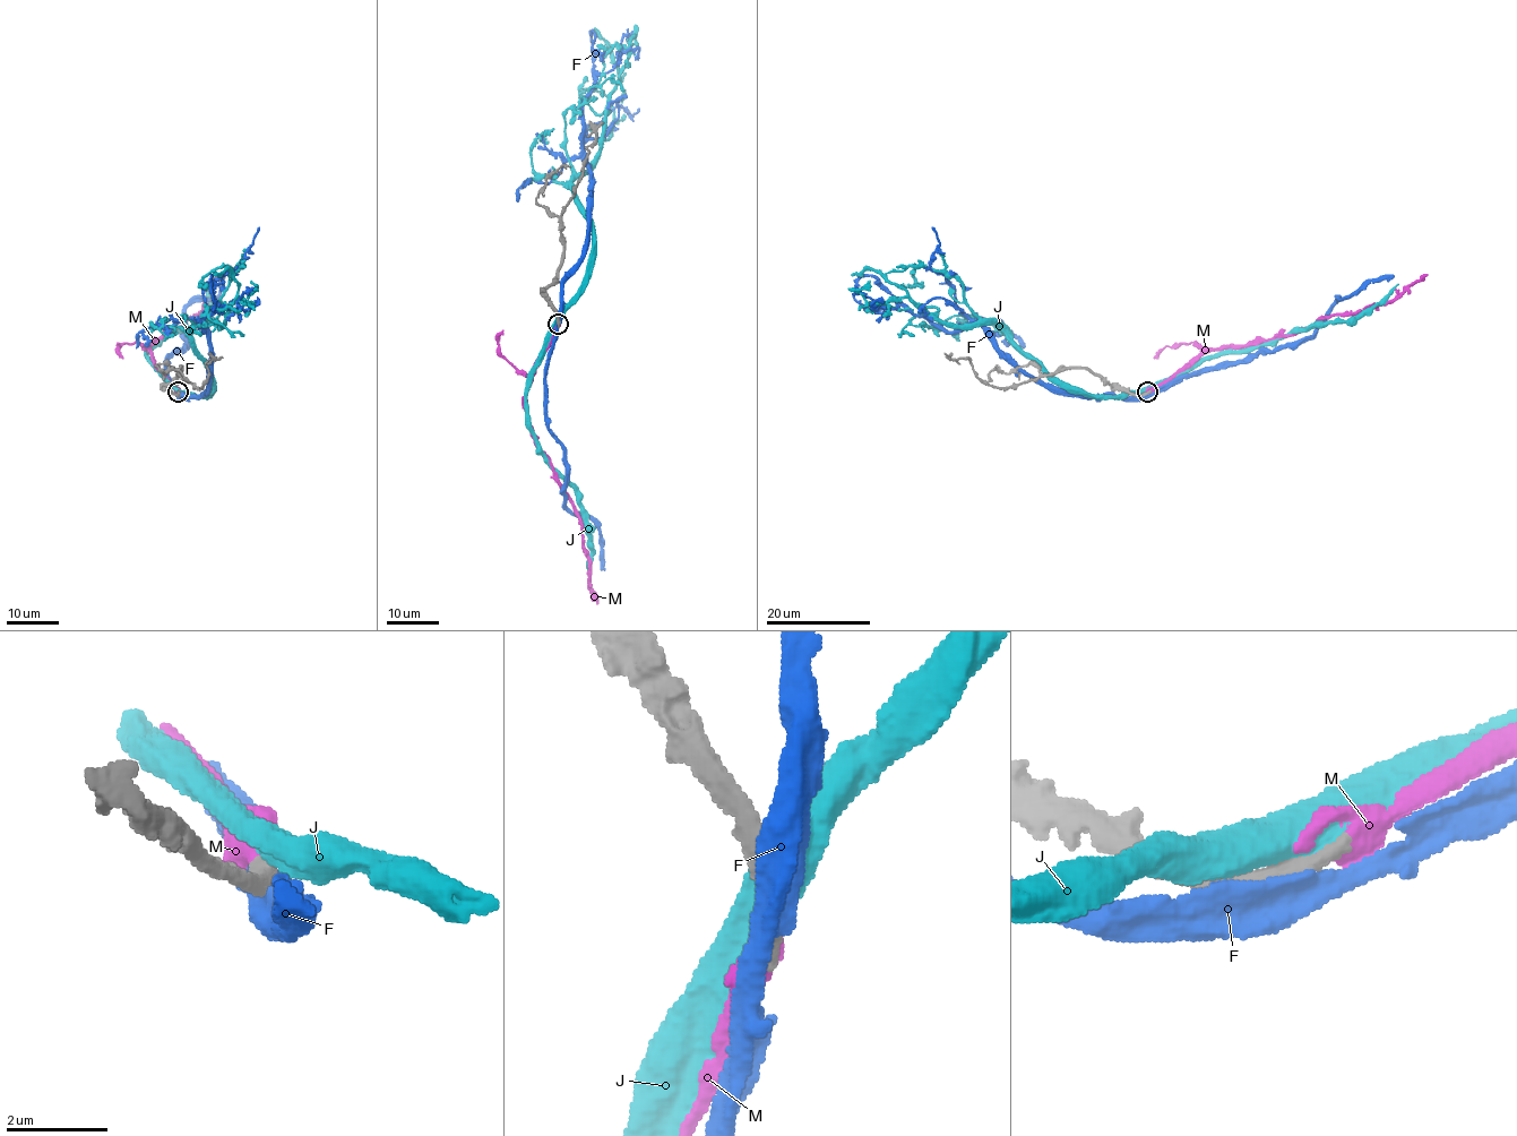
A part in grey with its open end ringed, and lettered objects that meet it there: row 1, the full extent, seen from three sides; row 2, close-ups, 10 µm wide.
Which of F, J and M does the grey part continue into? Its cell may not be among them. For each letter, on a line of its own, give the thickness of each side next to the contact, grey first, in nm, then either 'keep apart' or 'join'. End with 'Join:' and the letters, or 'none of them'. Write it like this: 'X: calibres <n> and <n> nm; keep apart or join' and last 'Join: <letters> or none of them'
F: calibres 380 and 550 nm; keep apart
J: calibres 480 and 480 nm; keep apart
M: calibres 480 and 500 nm; join
Join: M

